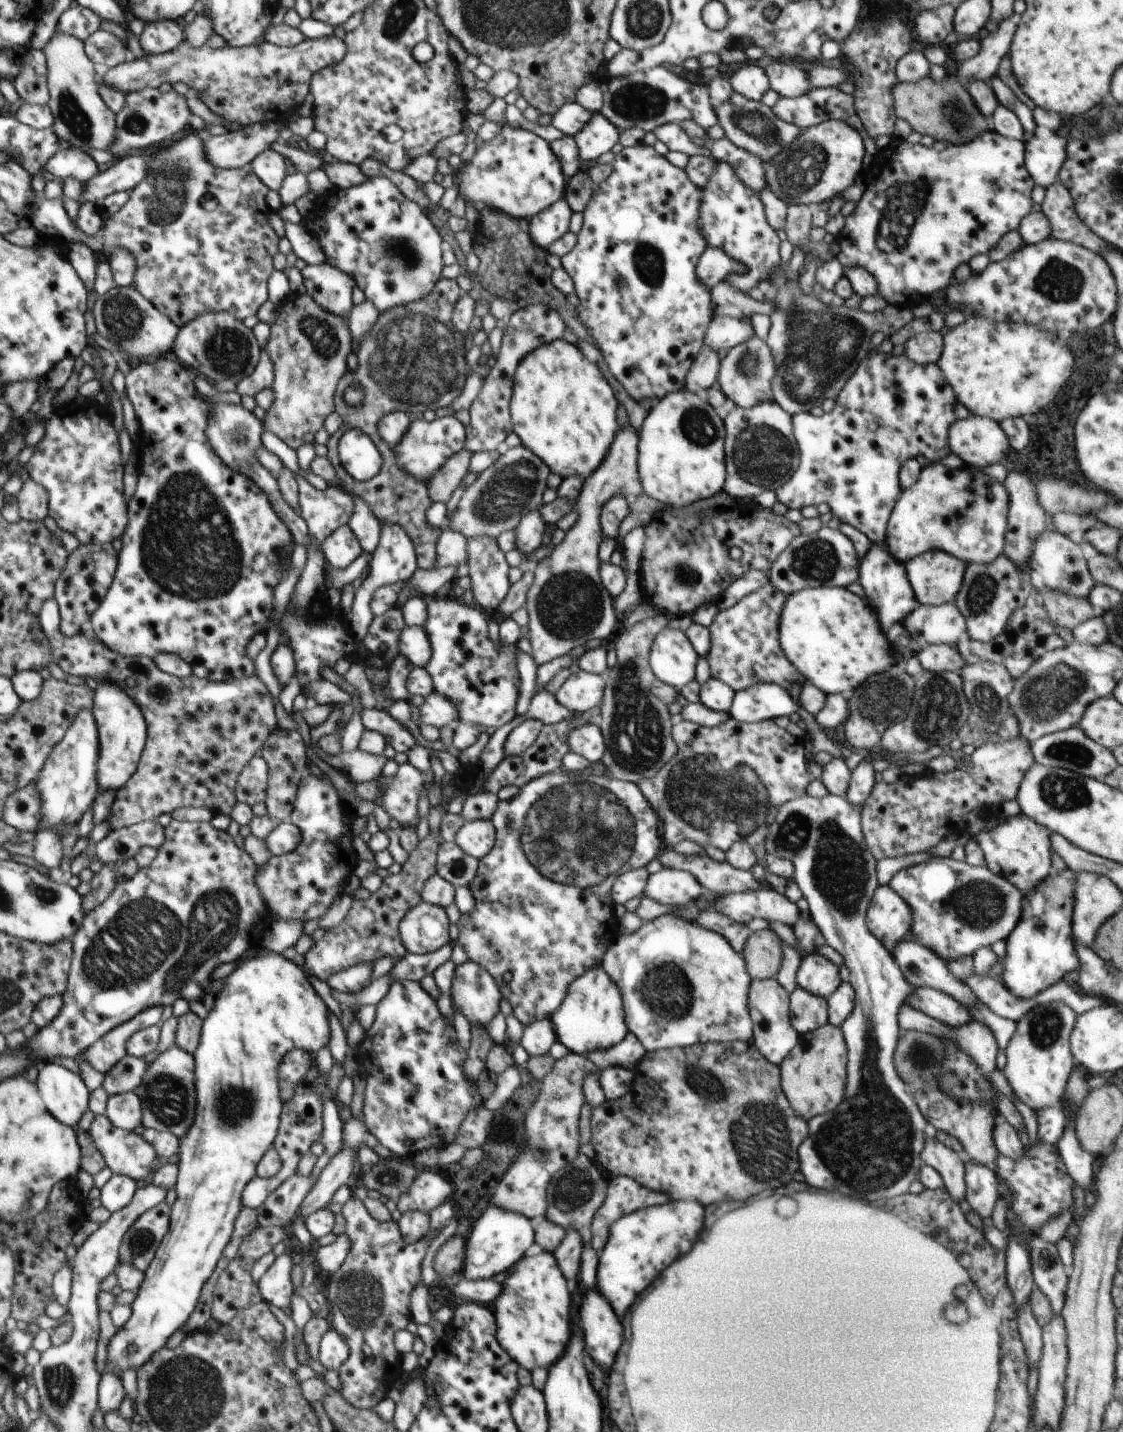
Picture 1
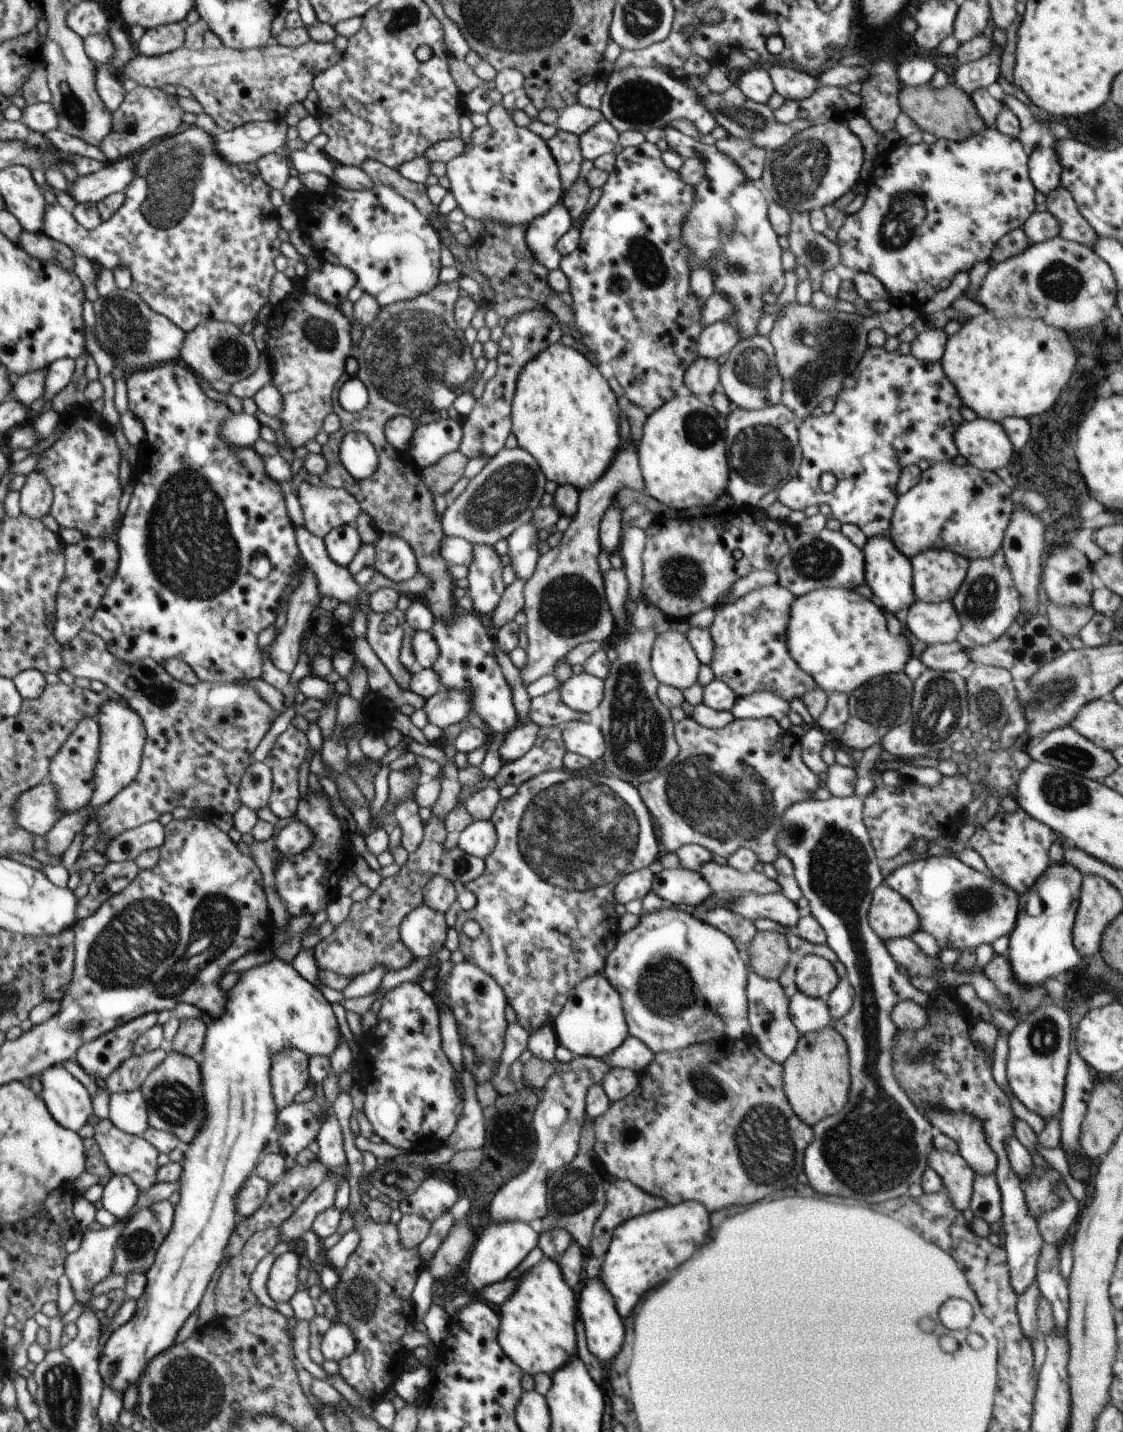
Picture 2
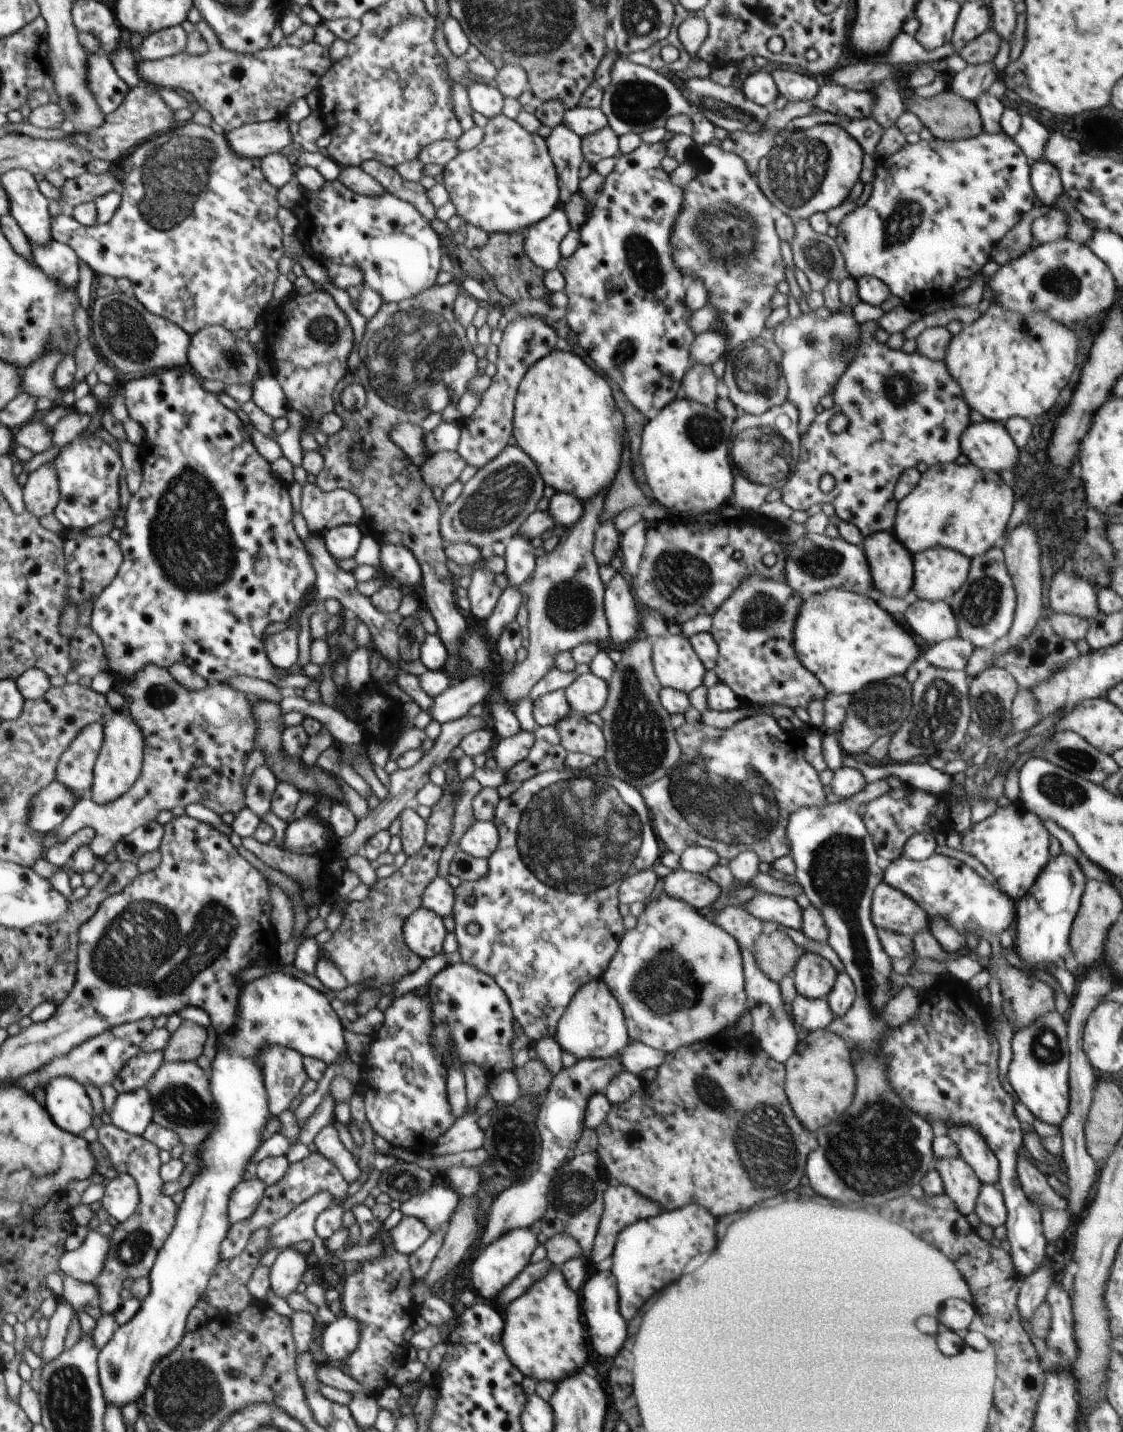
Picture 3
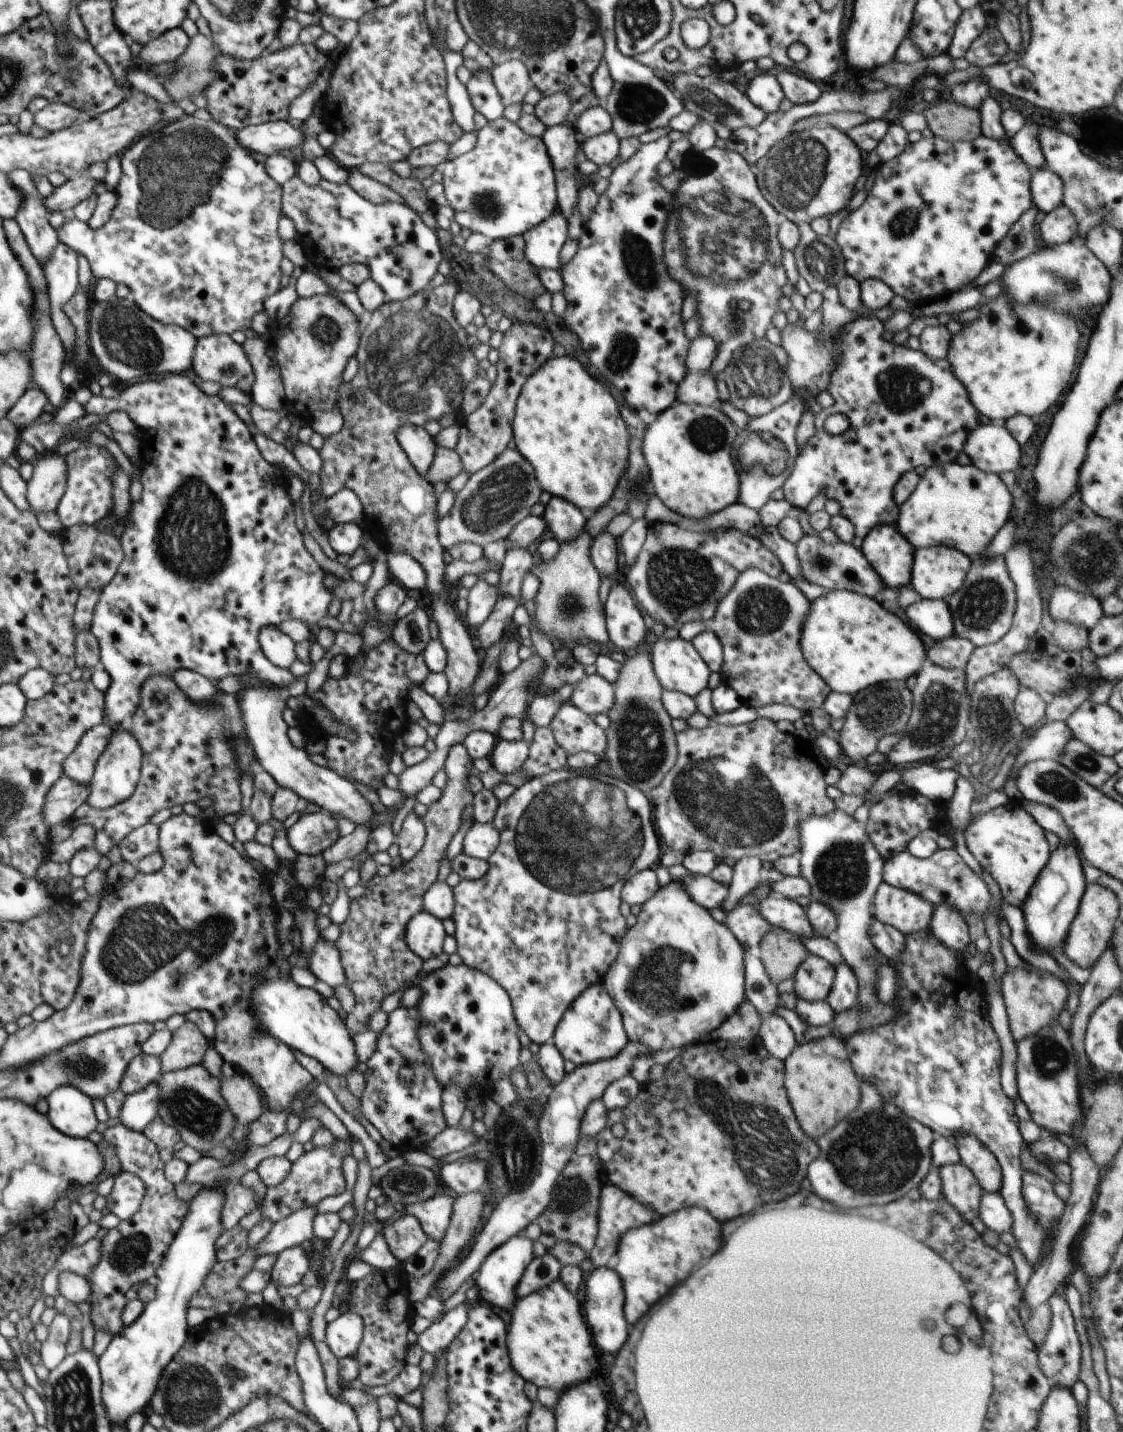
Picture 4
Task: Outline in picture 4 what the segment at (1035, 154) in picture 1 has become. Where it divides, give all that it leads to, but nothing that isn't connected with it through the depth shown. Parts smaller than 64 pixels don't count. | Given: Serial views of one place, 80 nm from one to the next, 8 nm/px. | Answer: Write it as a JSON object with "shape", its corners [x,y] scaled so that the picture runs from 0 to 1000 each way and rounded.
{"shape":[[[932,117],[918,119],[918,136],[920,143],[931,149],[937,148],[947,141],[947,127]]]}

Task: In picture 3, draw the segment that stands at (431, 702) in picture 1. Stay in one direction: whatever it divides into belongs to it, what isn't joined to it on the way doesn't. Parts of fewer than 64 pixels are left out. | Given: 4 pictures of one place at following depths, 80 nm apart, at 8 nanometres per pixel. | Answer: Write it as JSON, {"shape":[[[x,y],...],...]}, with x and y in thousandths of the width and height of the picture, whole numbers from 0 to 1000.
{"shape":[[[429,471],[419,472],[409,477],[402,478],[394,485],[386,487],[383,499],[385,503],[395,506],[417,499],[417,496],[426,490],[432,492],[438,480],[437,475]]]}

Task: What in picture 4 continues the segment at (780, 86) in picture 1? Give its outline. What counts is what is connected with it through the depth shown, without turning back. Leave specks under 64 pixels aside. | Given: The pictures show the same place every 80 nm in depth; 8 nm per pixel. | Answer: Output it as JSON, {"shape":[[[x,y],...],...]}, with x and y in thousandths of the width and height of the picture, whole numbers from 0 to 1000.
{"shape":[[[699,48],[691,54],[699,68],[707,73],[719,73],[730,68],[731,61],[723,55],[720,55],[714,52],[705,52]]]}

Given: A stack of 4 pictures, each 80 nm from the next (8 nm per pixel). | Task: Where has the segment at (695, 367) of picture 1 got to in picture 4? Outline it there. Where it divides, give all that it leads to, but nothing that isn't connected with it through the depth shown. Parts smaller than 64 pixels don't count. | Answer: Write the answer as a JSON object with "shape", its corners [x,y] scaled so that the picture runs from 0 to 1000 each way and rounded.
{"shape":[[[612,260],[603,272],[603,280],[641,285],[638,265],[630,260]]]}

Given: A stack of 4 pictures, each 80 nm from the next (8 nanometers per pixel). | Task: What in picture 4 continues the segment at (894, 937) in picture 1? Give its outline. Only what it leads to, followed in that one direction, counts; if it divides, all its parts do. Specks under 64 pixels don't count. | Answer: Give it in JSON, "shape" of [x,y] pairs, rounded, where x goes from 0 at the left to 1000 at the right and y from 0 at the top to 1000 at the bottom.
{"shape":[[[790,615],[782,619],[777,632],[778,640],[802,649],[806,653],[826,649],[833,635],[827,628],[809,622],[794,619]]]}

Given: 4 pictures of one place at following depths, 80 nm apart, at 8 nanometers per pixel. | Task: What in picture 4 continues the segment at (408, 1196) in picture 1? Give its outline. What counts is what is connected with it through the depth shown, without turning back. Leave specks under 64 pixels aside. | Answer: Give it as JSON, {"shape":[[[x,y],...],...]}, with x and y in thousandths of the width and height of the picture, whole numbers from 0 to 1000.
{"shape":[[[388,834],[384,837],[363,841],[360,848],[373,851],[379,863],[393,869],[401,855],[404,839],[400,834]]]}

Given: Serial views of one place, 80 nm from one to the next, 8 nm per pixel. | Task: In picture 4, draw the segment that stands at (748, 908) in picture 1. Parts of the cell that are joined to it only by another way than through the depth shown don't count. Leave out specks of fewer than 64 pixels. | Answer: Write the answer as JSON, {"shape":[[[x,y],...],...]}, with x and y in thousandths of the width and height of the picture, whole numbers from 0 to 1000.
{"shape":[[[682,626],[673,634],[689,647],[700,649],[708,653],[718,655],[727,654],[725,647],[721,645],[718,634],[702,626]]]}

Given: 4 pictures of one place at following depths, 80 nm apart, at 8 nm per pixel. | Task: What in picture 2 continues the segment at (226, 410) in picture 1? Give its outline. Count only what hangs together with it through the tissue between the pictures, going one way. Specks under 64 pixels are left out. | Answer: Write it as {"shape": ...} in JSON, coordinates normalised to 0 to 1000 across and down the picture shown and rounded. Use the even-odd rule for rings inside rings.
{"shape":[[[206,288],[197,297],[197,305],[206,314],[225,313],[226,309],[232,305],[232,300],[232,295],[227,291]],[[262,367],[262,369],[267,387],[270,389],[272,395],[281,402],[285,419],[289,418],[289,416],[299,418],[302,420],[308,420],[308,422],[311,422],[313,427],[319,427],[320,415],[321,414],[322,410],[316,406],[316,403],[313,400],[312,396],[300,395],[299,392],[293,389],[288,376],[280,374],[280,373],[272,370],[272,368]]]}

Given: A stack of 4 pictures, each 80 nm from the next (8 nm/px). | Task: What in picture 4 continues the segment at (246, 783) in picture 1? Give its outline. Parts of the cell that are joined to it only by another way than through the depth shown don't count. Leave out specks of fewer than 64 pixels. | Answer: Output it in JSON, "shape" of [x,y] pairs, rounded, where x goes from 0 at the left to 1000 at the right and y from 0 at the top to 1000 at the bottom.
{"shape":[[[227,537],[225,554],[221,567],[230,576],[242,573],[241,560],[248,550],[246,545],[235,538]]]}

